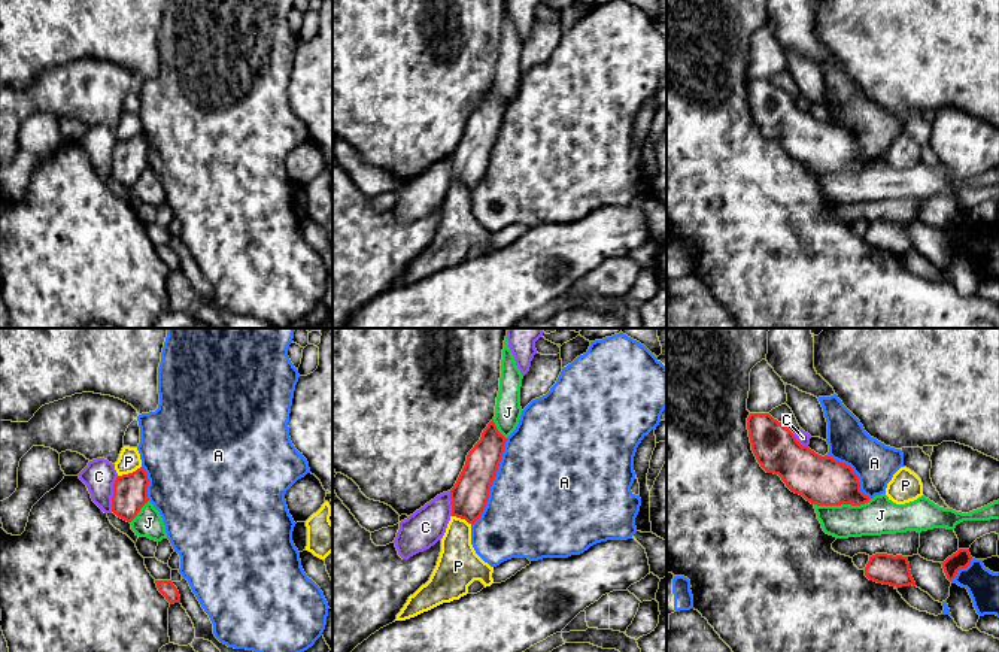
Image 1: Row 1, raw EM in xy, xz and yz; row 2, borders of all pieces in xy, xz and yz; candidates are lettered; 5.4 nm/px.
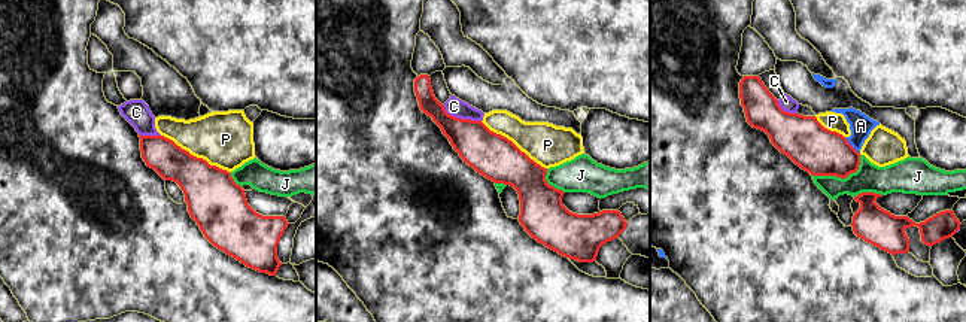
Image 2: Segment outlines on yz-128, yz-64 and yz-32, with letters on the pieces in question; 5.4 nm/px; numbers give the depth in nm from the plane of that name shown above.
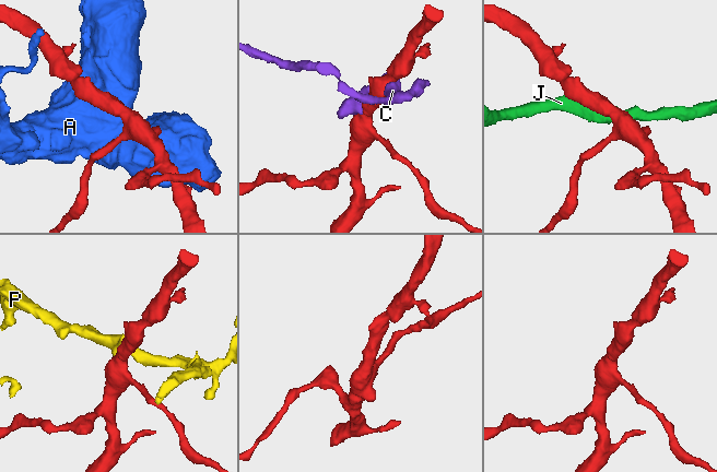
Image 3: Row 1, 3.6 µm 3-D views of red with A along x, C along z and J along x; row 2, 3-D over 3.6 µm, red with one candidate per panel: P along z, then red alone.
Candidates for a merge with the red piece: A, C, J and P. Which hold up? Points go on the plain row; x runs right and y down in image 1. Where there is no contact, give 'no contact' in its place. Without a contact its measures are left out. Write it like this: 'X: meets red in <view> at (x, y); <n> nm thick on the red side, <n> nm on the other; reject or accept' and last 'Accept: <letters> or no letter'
A: meets red in xz at (492, 146); 200 nm thick on the red side, 500 nm on the other; reject
C: meets red in xy at (114, 160); 190 nm thick on the red side, 170 nm on the other; reject
J: meets red in yz at (843, 169); 260 nm thick on the red side, 200 nm on the other; reject
P: meets red in xy at (128, 139); 190 nm thick on the red side, 120 nm on the other; reject
Accept: no letter

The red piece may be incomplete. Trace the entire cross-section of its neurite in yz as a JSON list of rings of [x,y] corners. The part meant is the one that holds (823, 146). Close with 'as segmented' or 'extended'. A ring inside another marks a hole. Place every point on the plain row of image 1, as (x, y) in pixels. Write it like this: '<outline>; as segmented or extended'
[[[750,79],[747,84],[747,95],[751,109],[751,116],[766,139],[774,139],[781,143],[786,152],[802,161],[807,167],[817,172],[860,172],[871,164],[860,157],[860,148],[853,134],[832,122],[822,122],[802,112],[795,100],[769,79]]]; as segmented

